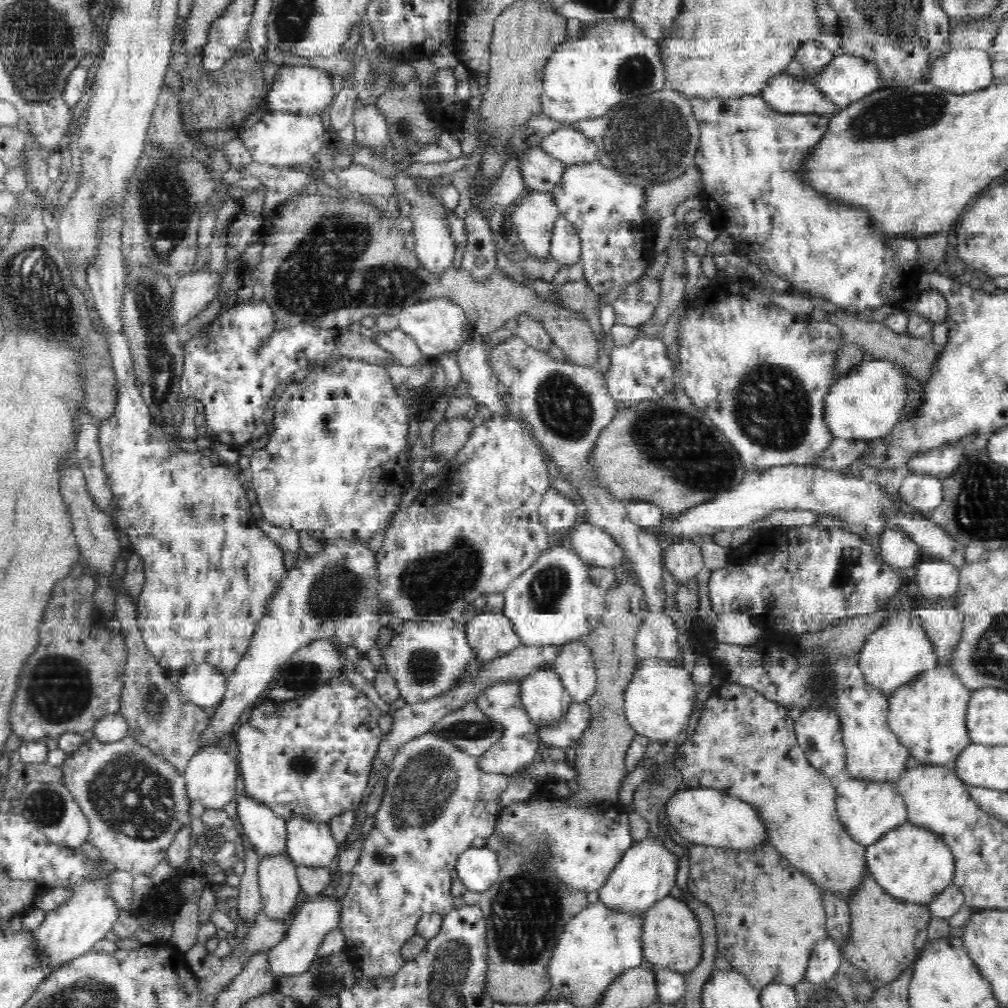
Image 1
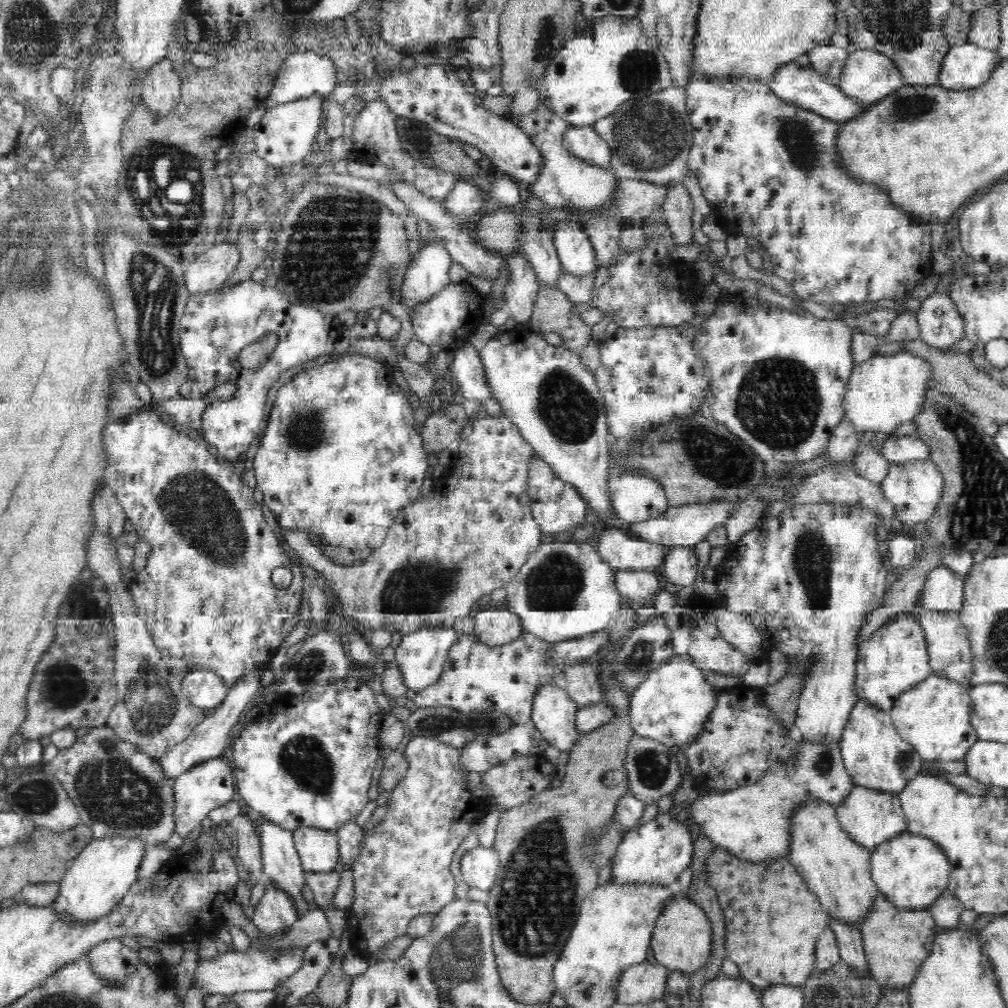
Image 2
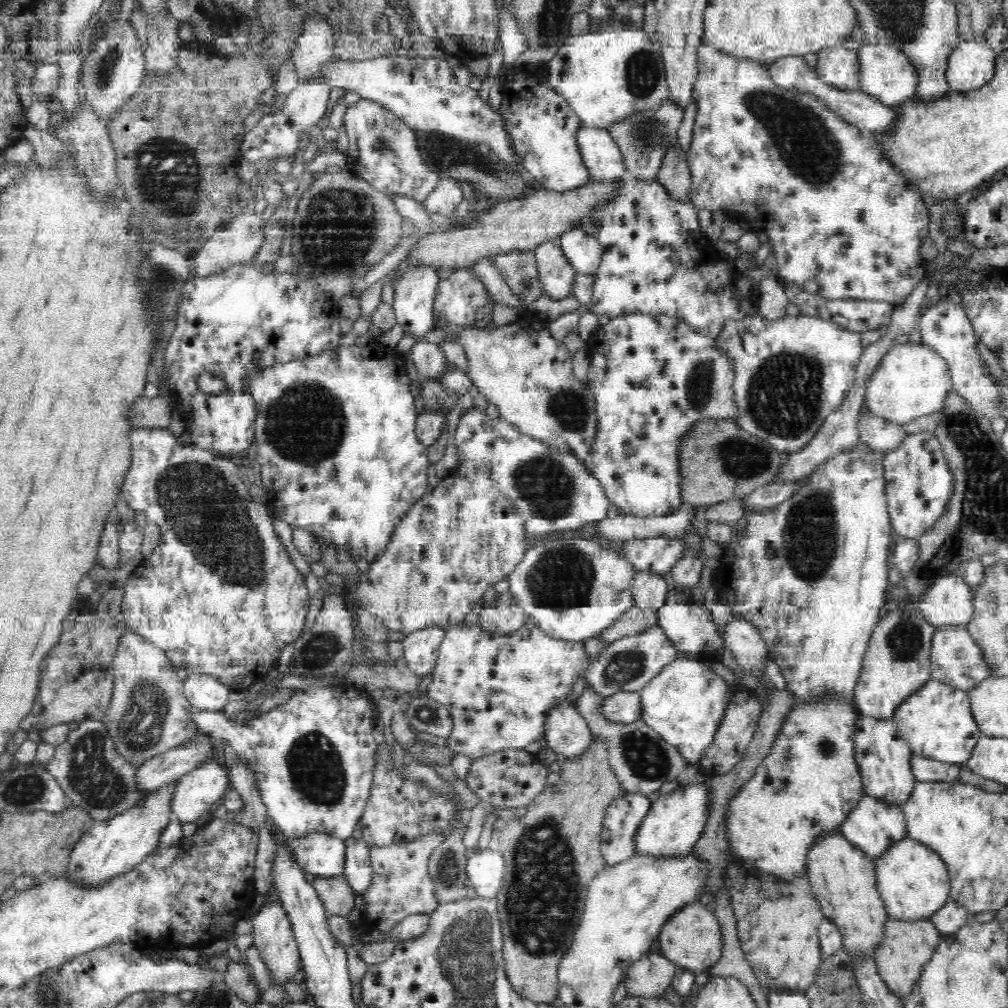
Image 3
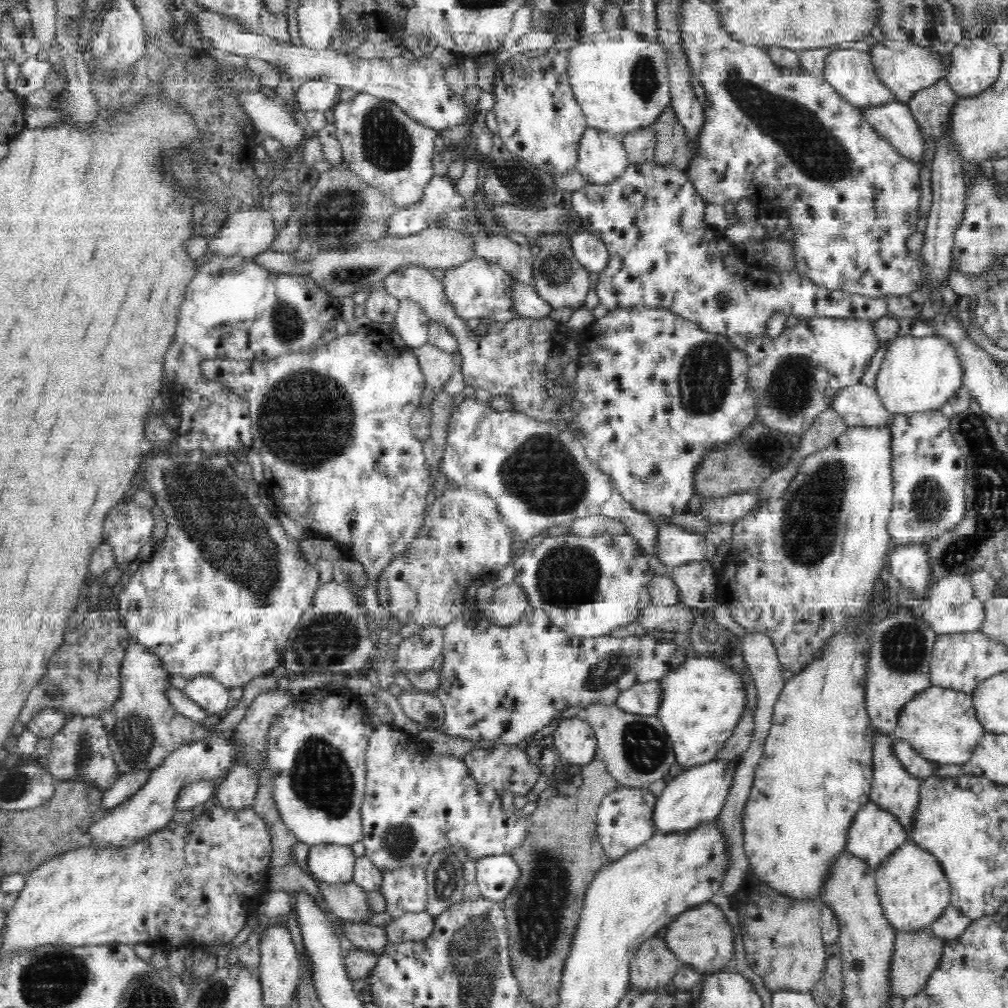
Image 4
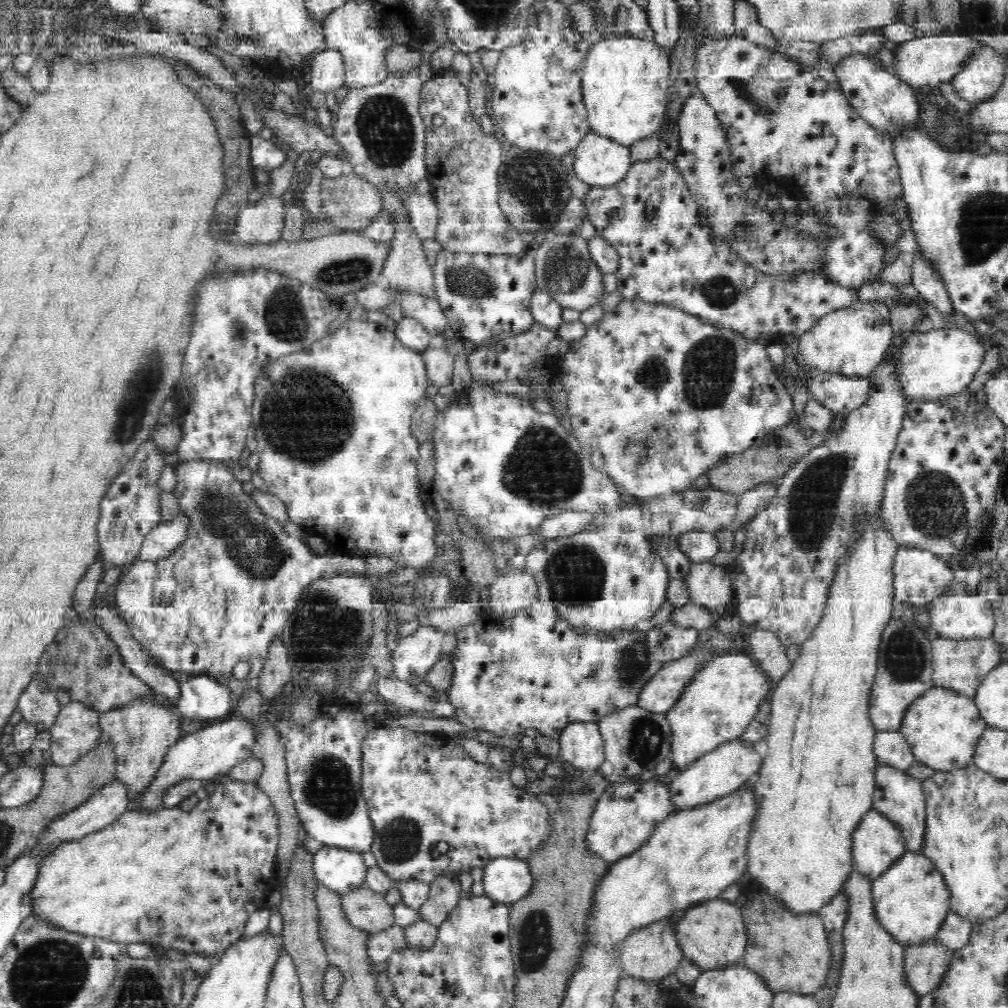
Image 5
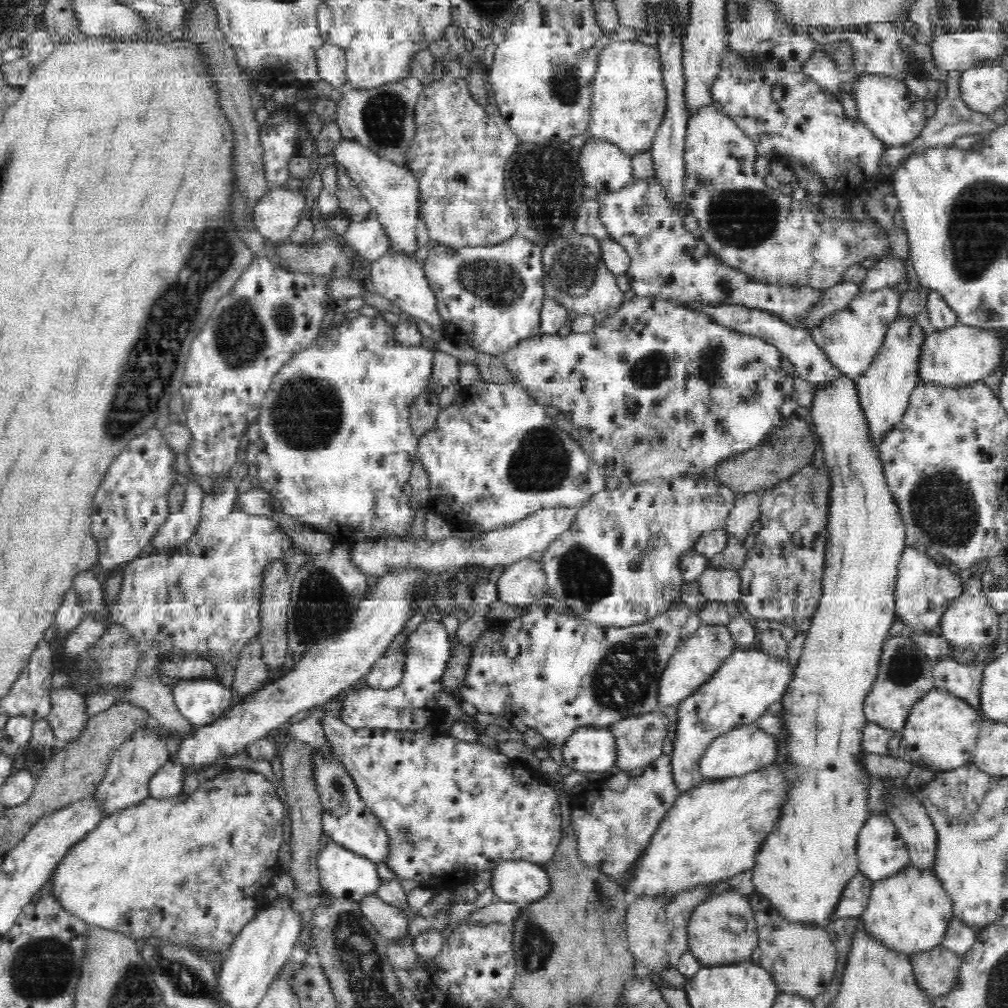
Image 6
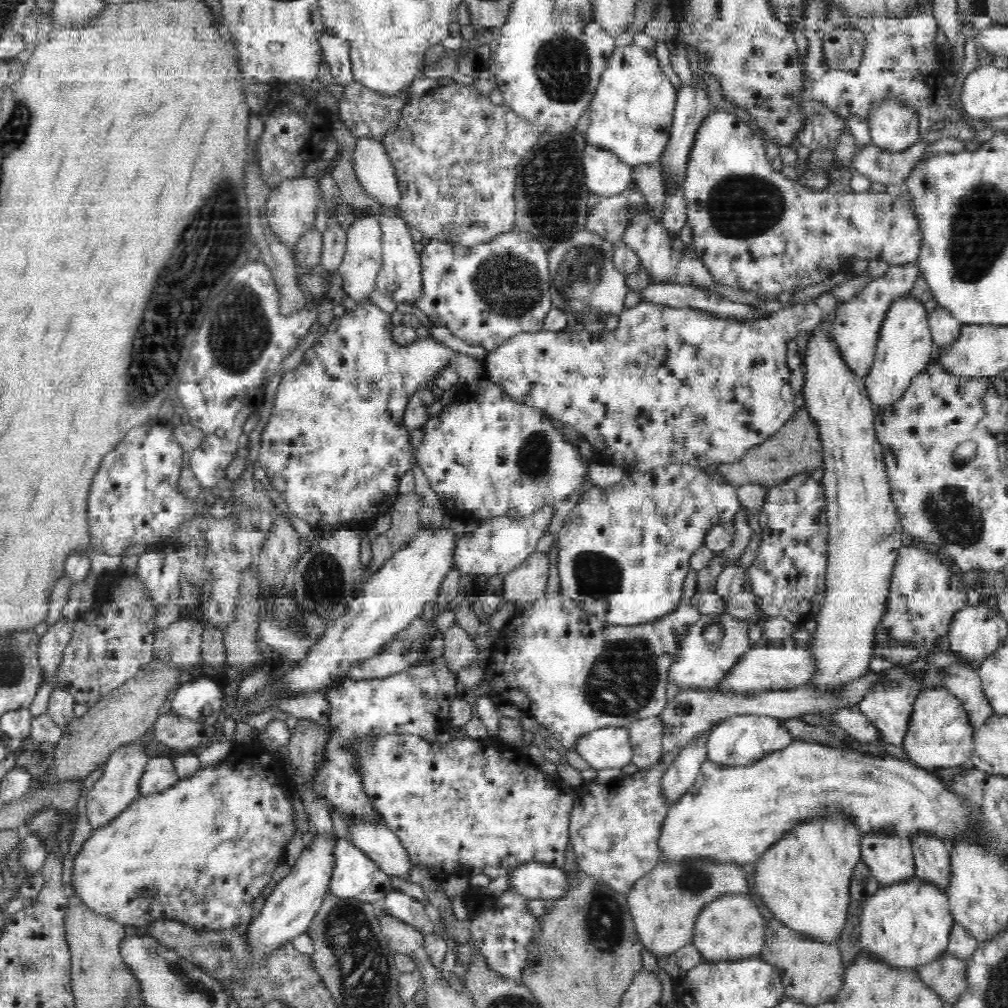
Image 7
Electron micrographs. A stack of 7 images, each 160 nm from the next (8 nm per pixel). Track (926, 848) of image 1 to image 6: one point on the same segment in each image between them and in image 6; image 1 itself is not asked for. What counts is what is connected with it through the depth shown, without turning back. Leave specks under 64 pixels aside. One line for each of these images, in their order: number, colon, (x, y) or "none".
2: (912, 873)
3: (912, 880)
4: (913, 891)
5: (911, 901)
6: (910, 912)

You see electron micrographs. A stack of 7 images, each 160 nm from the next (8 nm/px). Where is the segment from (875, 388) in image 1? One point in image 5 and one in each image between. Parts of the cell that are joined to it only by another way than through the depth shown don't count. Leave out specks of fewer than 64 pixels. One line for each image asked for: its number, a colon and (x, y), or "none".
2: (886, 390)
3: (912, 379)
4: (916, 374)
5: (943, 361)

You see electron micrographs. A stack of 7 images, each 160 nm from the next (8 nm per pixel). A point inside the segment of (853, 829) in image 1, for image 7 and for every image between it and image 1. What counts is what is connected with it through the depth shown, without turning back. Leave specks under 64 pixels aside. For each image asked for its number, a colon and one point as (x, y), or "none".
2: (870, 818)
3: (874, 826)
4: (875, 835)
5: (877, 844)
6: (882, 852)
7: (891, 859)

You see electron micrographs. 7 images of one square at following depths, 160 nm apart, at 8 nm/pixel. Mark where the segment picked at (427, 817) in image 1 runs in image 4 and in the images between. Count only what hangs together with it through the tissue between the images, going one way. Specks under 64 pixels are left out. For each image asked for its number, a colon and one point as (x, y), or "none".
2: (402, 871)
3: (401, 886)
4: (405, 890)

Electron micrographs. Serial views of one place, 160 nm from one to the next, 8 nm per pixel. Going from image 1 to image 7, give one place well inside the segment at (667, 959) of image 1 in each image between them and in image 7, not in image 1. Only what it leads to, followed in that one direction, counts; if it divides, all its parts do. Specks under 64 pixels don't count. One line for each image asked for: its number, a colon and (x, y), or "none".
2: (682, 940)
3: (692, 938)
4: (701, 937)
5: (712, 934)
6: (711, 939)
7: (732, 927)

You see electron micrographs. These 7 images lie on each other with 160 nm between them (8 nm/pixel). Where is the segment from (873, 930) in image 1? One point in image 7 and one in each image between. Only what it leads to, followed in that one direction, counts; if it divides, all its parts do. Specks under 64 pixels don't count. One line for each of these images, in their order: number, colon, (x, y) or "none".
2: (896, 942)
3: (908, 946)
4: (917, 955)
5: (926, 965)
6: (938, 971)
7: (947, 976)

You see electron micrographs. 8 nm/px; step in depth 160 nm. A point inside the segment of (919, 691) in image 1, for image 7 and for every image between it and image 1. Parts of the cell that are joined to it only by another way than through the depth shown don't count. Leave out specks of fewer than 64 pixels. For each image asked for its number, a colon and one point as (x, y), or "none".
2: (934, 716)
3: (937, 722)
4: (941, 724)
5: (941, 727)
6: (940, 734)
7: (939, 736)

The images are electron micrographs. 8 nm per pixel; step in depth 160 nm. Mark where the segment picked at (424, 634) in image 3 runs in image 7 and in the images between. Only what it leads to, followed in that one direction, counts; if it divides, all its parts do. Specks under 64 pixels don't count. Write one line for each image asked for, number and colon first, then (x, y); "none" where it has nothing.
4: (417, 653)
5: (415, 655)
6: (412, 704)
7: (416, 702)

